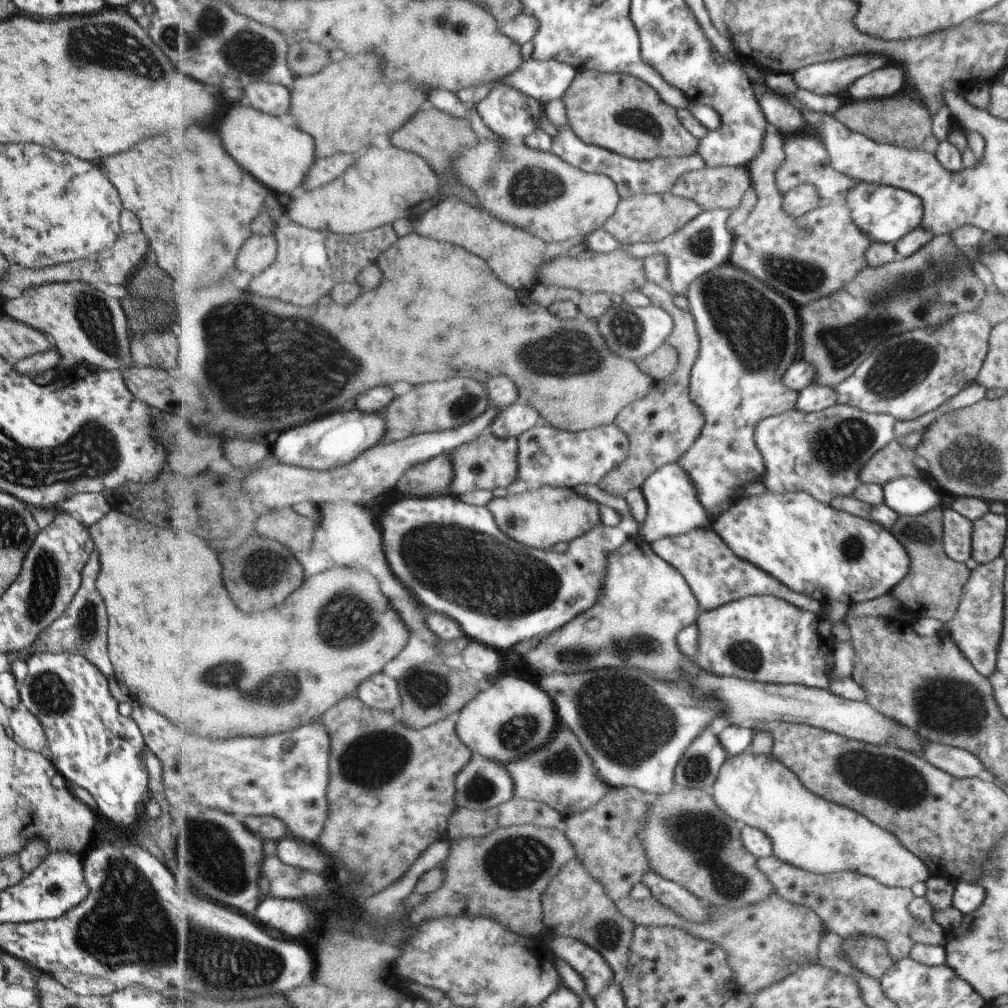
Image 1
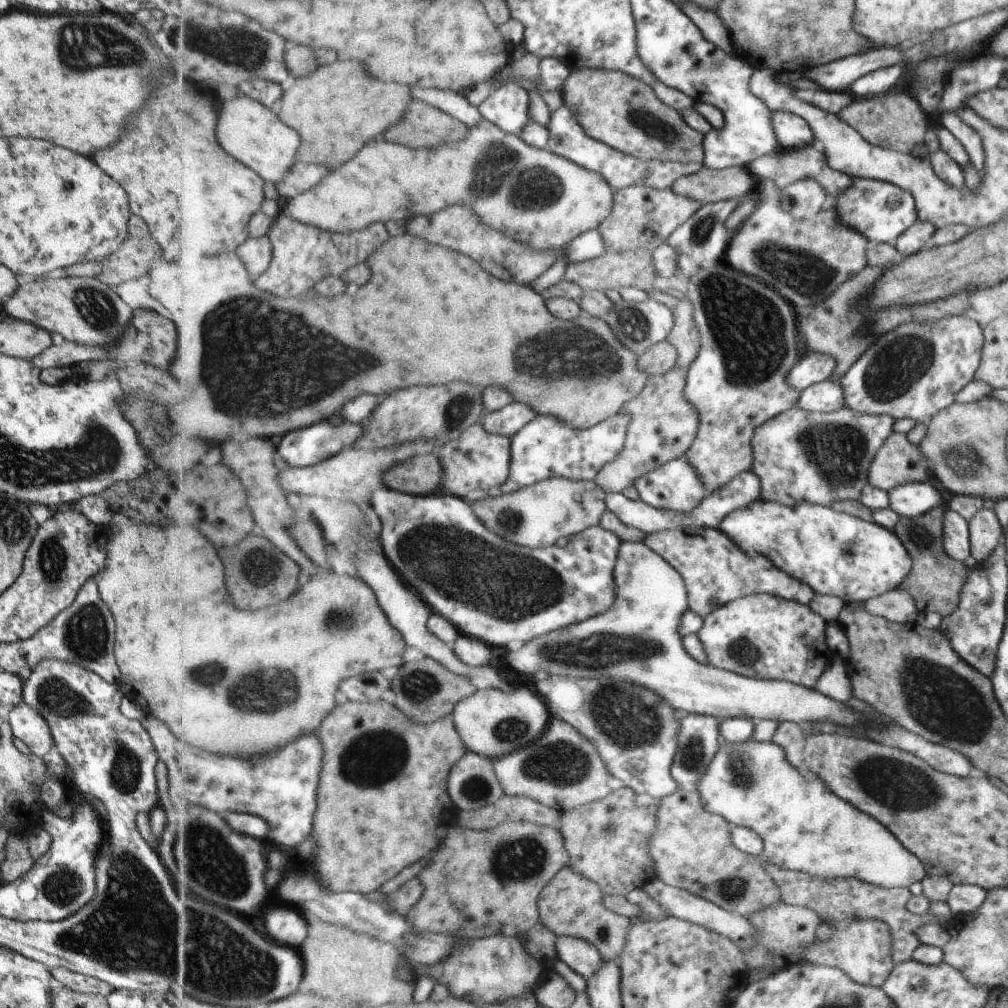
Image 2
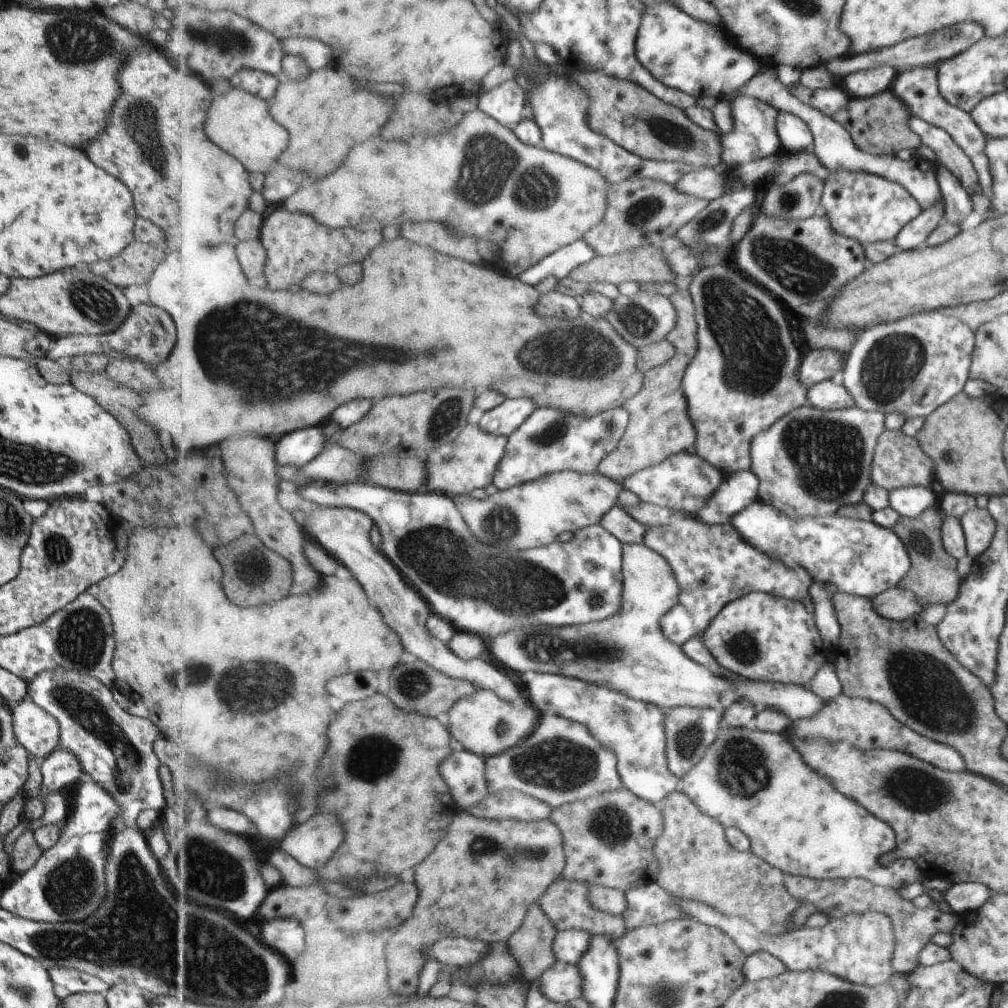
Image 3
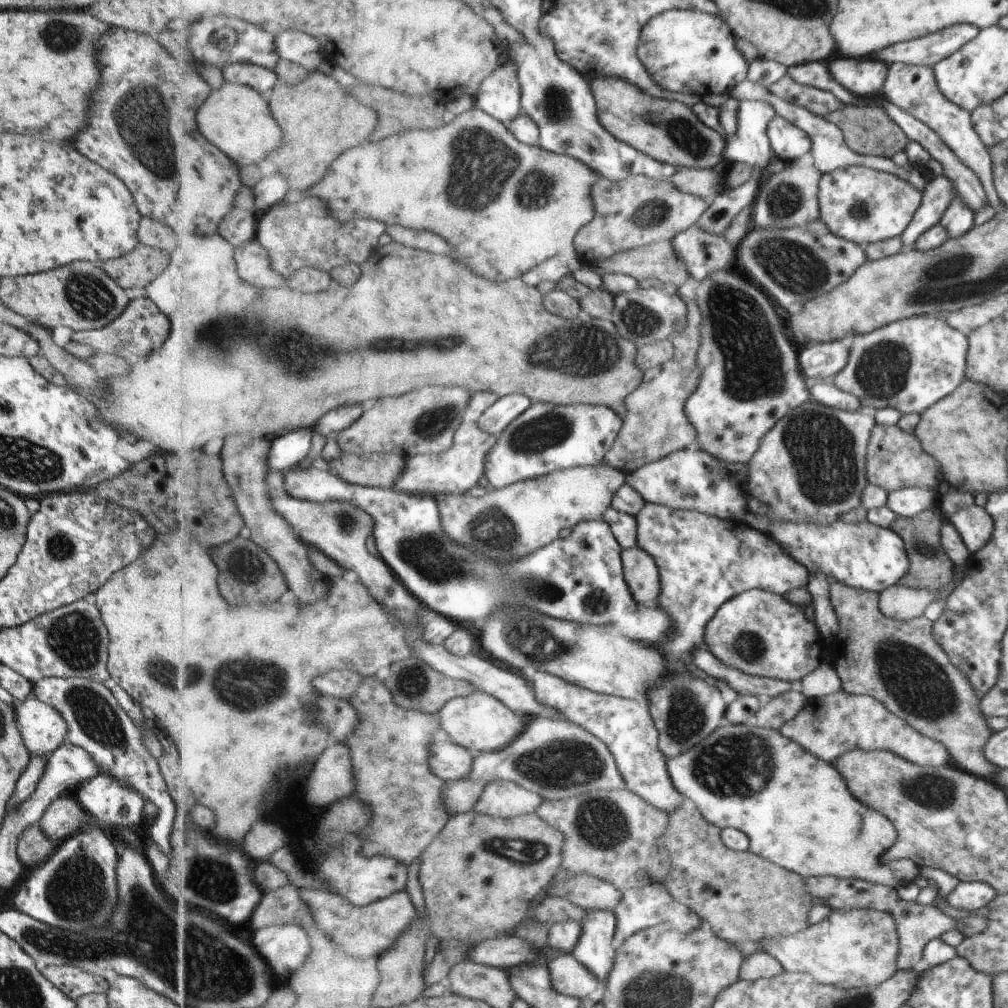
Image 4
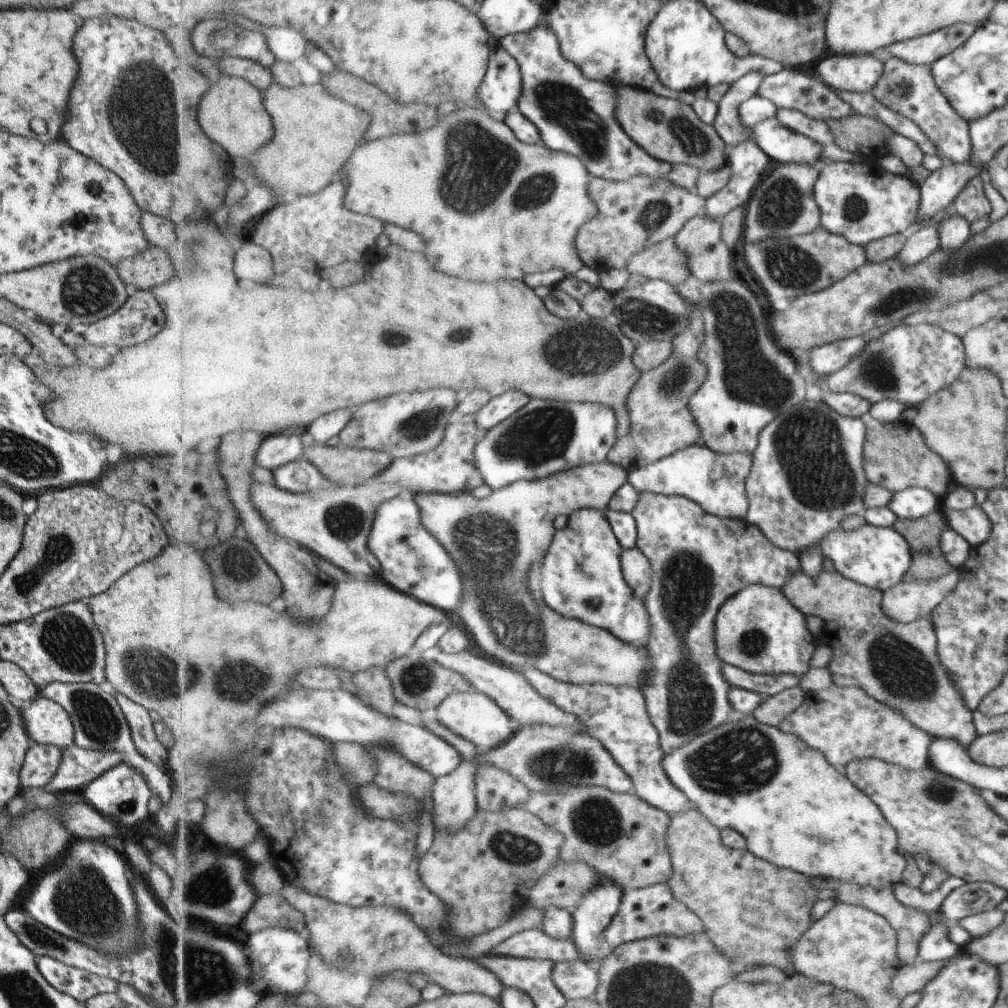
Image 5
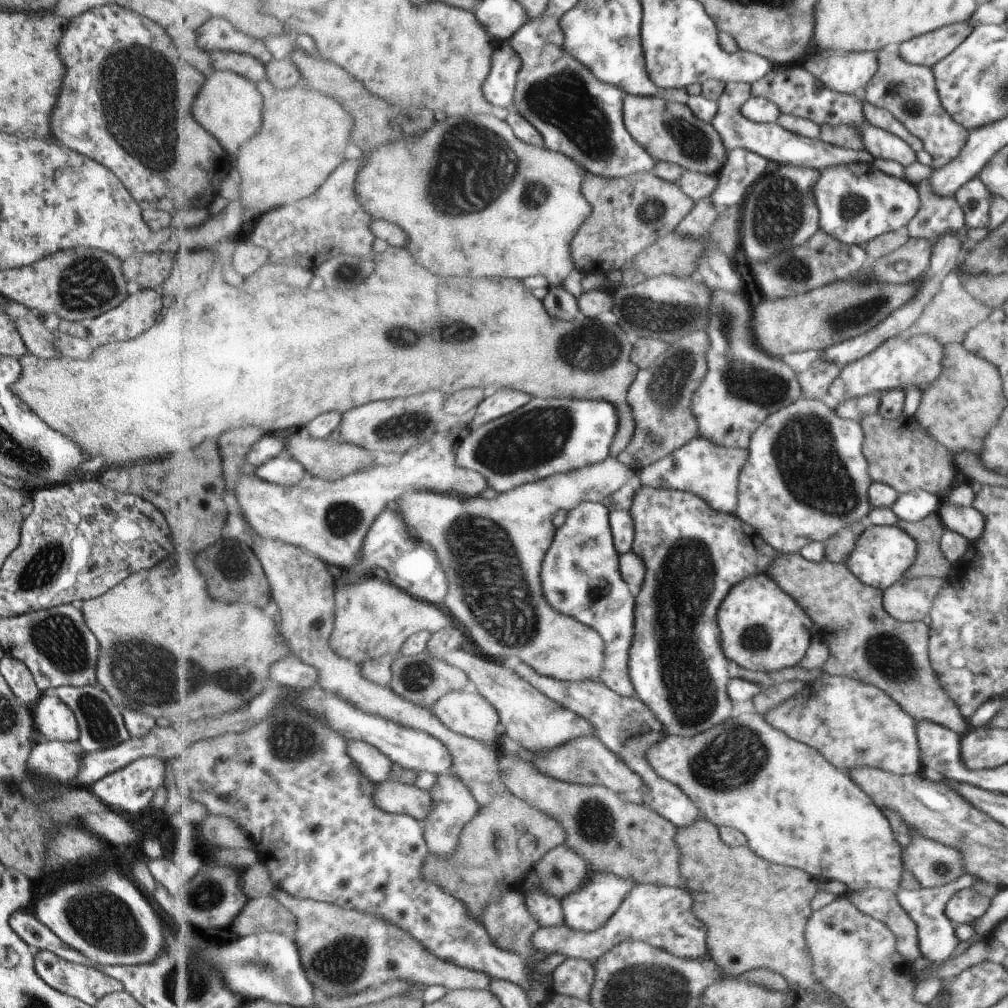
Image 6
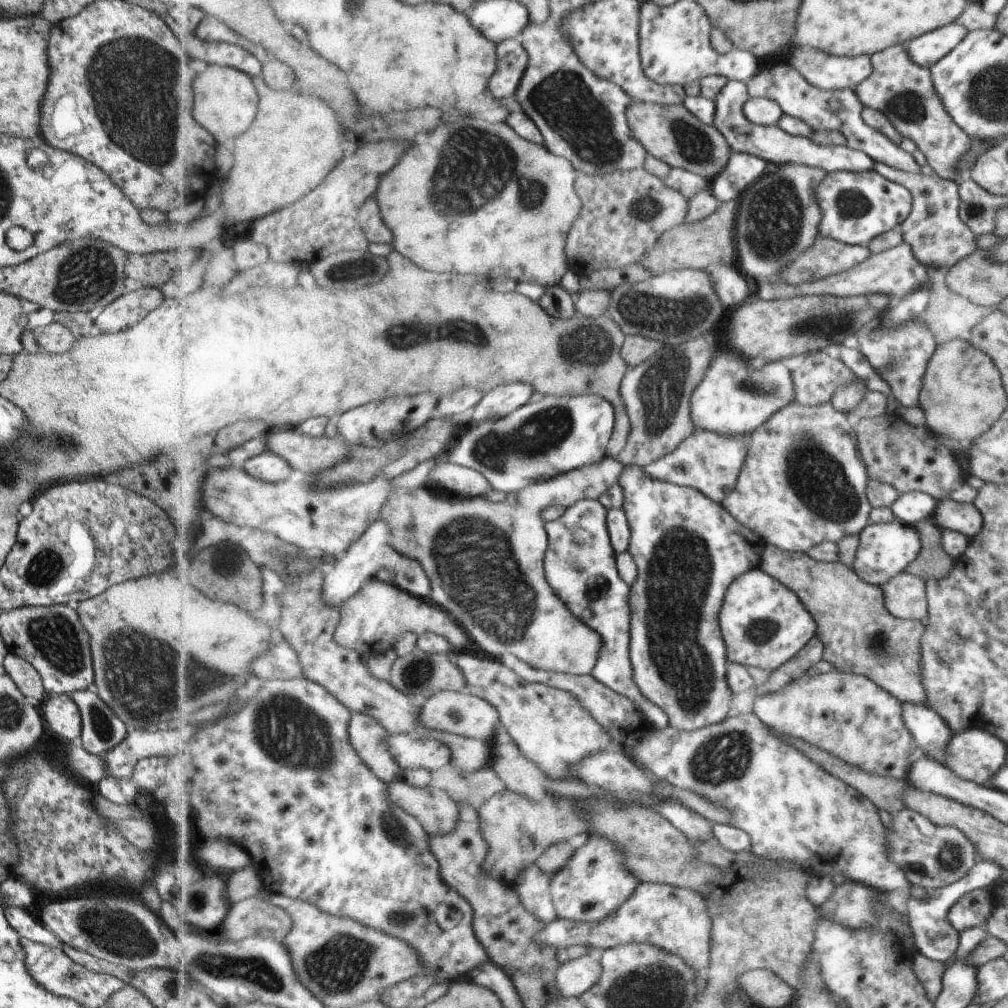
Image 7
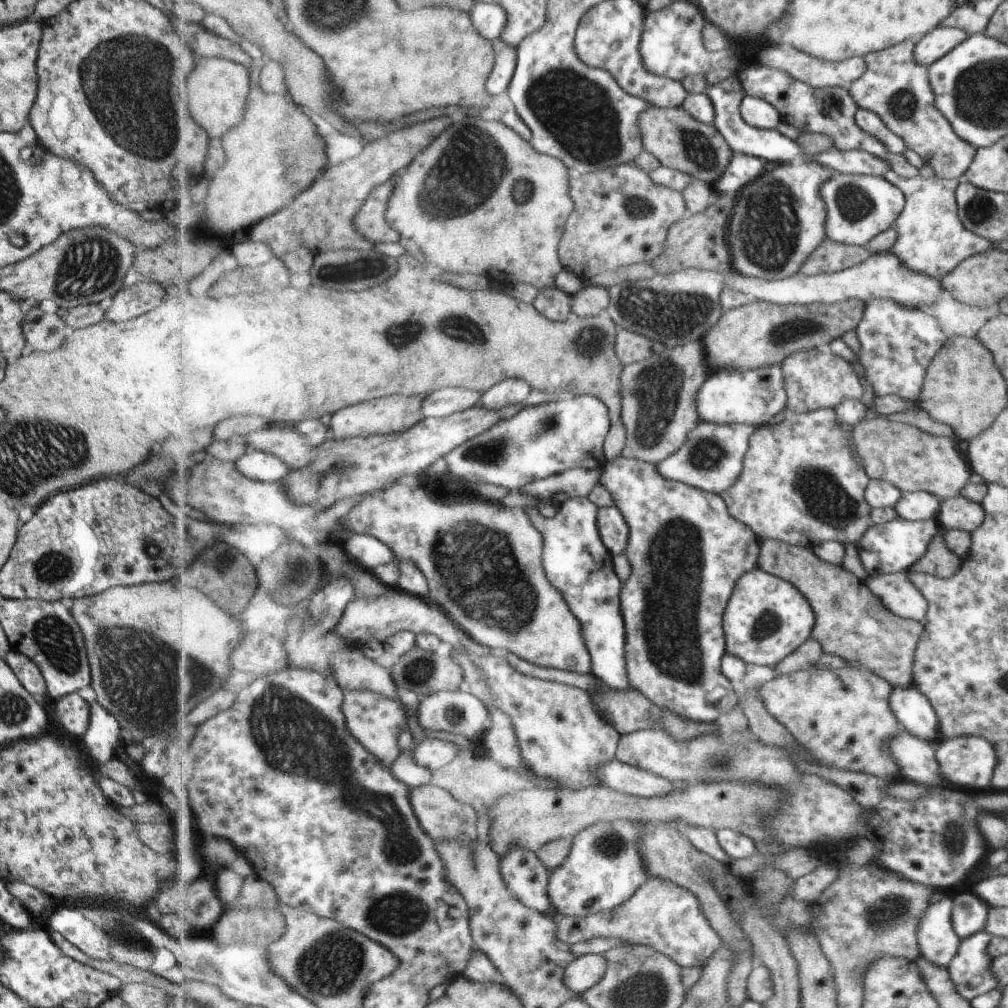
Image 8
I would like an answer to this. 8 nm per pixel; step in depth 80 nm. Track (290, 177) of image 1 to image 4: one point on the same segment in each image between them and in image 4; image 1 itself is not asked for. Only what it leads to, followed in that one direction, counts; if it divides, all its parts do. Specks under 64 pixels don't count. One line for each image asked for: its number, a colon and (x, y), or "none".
2: (248, 129)
3: (240, 122)
4: (236, 117)

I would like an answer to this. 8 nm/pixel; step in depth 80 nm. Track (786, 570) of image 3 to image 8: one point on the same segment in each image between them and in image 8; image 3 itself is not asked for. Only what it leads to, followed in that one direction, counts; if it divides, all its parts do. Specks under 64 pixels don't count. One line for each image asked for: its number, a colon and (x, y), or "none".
4: (704, 561)
5: (699, 560)
6: (696, 556)
7: (691, 550)
8: (687, 552)

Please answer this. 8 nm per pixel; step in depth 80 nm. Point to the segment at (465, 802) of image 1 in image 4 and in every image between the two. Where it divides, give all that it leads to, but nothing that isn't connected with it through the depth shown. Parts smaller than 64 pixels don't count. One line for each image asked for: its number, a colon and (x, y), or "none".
2: (472, 782)
3: (464, 770)
4: (450, 761)

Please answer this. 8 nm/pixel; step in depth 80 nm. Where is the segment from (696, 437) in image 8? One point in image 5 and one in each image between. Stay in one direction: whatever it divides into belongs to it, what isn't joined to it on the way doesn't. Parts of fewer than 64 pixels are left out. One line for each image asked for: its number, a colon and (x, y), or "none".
5: (717, 481)
6: (713, 473)
7: (712, 463)

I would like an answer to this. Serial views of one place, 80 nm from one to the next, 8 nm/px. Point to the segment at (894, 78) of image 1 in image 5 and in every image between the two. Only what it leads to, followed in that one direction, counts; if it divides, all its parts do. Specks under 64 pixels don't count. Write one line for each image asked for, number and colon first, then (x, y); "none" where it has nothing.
2: (874, 83)
3: (865, 83)
4: (860, 76)
5: (853, 73)

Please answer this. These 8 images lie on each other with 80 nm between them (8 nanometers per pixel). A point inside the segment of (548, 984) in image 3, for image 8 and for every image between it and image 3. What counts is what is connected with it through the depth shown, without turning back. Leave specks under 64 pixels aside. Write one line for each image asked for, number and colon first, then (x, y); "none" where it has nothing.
4: (570, 976)
5: (578, 979)
6: (576, 977)
7: (574, 978)
8: (587, 971)

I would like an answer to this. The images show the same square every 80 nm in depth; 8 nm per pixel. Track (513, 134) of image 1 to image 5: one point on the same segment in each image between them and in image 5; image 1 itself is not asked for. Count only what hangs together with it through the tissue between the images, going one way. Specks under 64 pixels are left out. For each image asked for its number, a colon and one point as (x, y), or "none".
2: (507, 106)
3: (506, 103)
4: (500, 95)
5: (502, 90)

